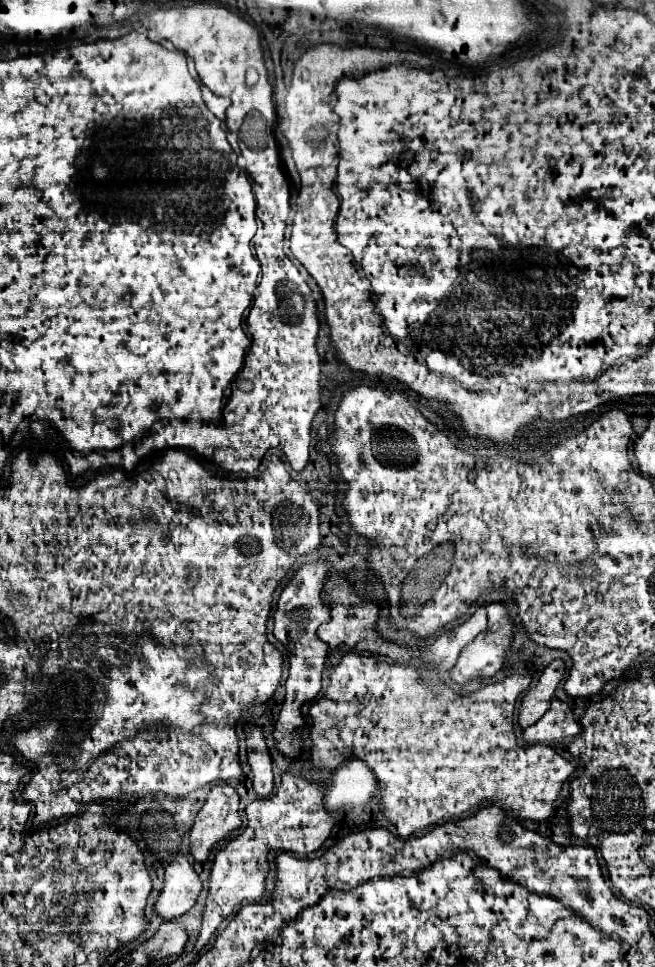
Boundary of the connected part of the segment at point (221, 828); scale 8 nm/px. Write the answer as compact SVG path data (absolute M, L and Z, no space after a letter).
M229 784L213 786L189 832L191 858L195 862L205 862L213 848L239 826L239 796L235 788Z

